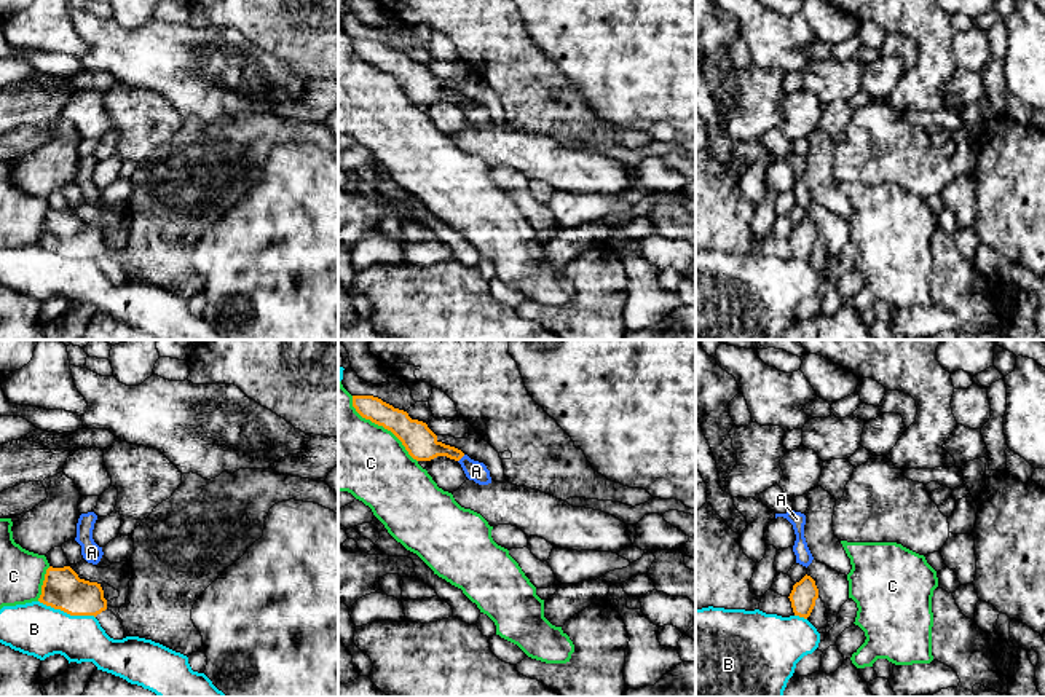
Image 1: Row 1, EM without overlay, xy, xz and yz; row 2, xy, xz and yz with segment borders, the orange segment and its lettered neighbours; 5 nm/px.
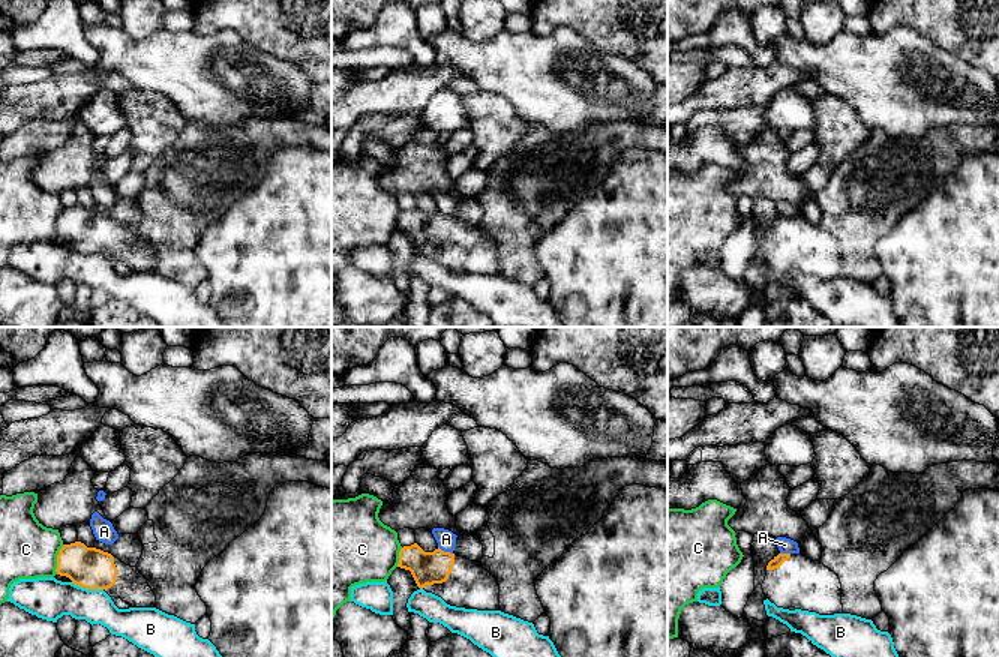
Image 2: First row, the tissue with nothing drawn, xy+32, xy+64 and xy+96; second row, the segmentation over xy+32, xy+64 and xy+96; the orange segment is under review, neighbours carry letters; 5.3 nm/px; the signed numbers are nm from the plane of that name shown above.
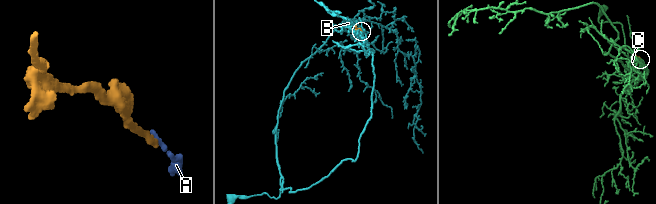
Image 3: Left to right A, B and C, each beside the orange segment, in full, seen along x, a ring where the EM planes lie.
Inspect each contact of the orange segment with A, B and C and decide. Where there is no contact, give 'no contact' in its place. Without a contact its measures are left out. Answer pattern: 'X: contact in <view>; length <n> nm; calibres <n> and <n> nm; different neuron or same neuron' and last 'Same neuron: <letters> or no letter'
A: contact in xz; length 50 nm; calibres 160 and 100 nm; different neuron
B: contact in xy; length 300 nm; calibres 200 and 260 nm; different neuron
C: contact in xz; length 480 nm; calibres 160 and 400 nm; different neuron
Same neuron: no letter

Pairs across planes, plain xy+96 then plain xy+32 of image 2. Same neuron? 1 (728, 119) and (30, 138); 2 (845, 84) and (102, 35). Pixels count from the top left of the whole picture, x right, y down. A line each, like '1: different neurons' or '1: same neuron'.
1: same neuron
2: same neuron

